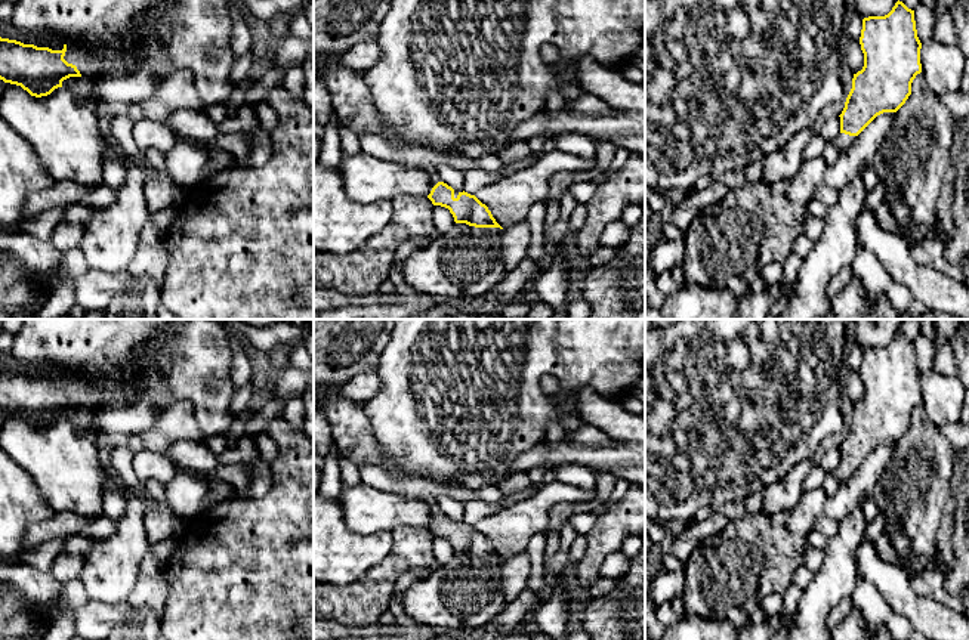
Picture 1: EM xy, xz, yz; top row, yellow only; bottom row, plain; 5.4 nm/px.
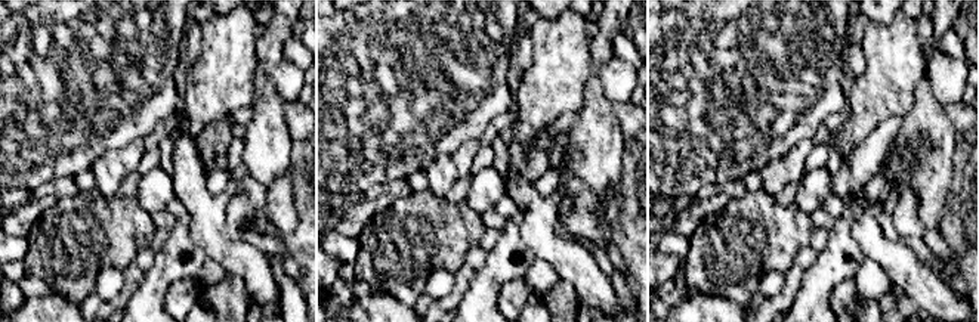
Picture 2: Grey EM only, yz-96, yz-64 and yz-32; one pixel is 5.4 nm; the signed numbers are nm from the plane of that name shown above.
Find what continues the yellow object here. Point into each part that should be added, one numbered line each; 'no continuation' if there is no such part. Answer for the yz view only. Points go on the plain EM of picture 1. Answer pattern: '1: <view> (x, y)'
1: yz (843, 472)

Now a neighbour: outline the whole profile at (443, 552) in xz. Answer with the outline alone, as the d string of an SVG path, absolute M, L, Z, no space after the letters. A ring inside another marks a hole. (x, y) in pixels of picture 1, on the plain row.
M433 537L432 554L435 557L436 566L444 566L454 557L456 553L448 539Z

